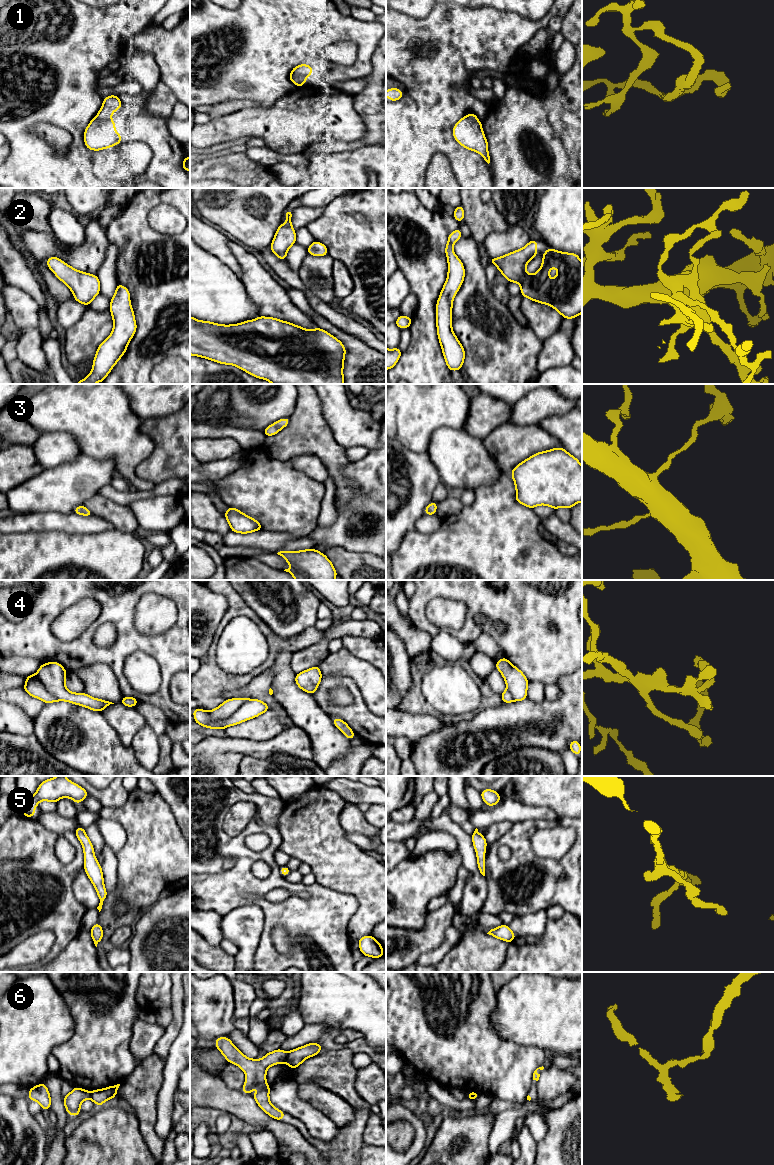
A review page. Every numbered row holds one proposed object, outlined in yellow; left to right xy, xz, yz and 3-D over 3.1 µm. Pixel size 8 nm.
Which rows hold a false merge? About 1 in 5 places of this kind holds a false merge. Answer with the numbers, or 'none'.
6

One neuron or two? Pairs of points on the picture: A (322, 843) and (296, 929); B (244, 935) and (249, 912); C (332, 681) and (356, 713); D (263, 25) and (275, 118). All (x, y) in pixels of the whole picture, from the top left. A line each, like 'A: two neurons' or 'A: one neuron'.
A: two neurons
B: one neuron
C: one neuron
D: two neurons

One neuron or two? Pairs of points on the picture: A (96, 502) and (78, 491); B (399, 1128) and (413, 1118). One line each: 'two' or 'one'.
A: two
B: two

